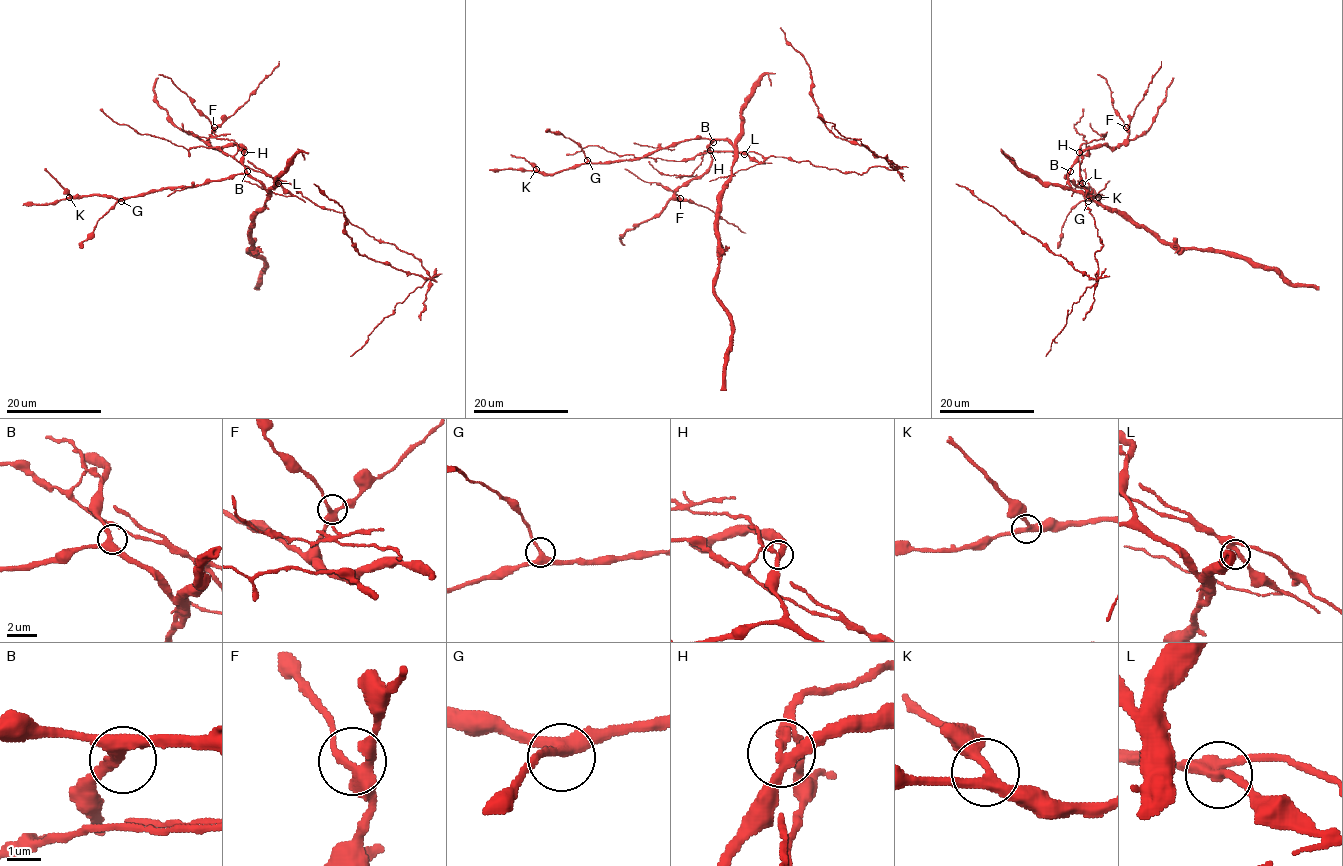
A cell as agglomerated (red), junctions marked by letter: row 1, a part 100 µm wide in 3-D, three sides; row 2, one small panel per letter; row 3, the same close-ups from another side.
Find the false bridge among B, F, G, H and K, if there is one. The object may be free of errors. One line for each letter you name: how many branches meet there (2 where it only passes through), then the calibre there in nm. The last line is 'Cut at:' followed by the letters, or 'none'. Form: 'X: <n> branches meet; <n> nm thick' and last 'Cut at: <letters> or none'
H: 3 branches meet; 280 nm thick
Cut at: H

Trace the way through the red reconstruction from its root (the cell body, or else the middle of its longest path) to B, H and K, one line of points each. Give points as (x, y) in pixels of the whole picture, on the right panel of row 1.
B: (1081, 184), (1081, 151), (1070, 171)
H: (1081, 184), (1082, 152), (1079, 152)
K: (1081, 184), (1080, 151), (1067, 177), (1075, 186), (1087, 188), (1092, 199), (1098, 197)

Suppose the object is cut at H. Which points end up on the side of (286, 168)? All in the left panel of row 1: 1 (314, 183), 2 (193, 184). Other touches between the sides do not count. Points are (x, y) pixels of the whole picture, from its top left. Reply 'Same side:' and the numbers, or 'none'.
Same side: 2

